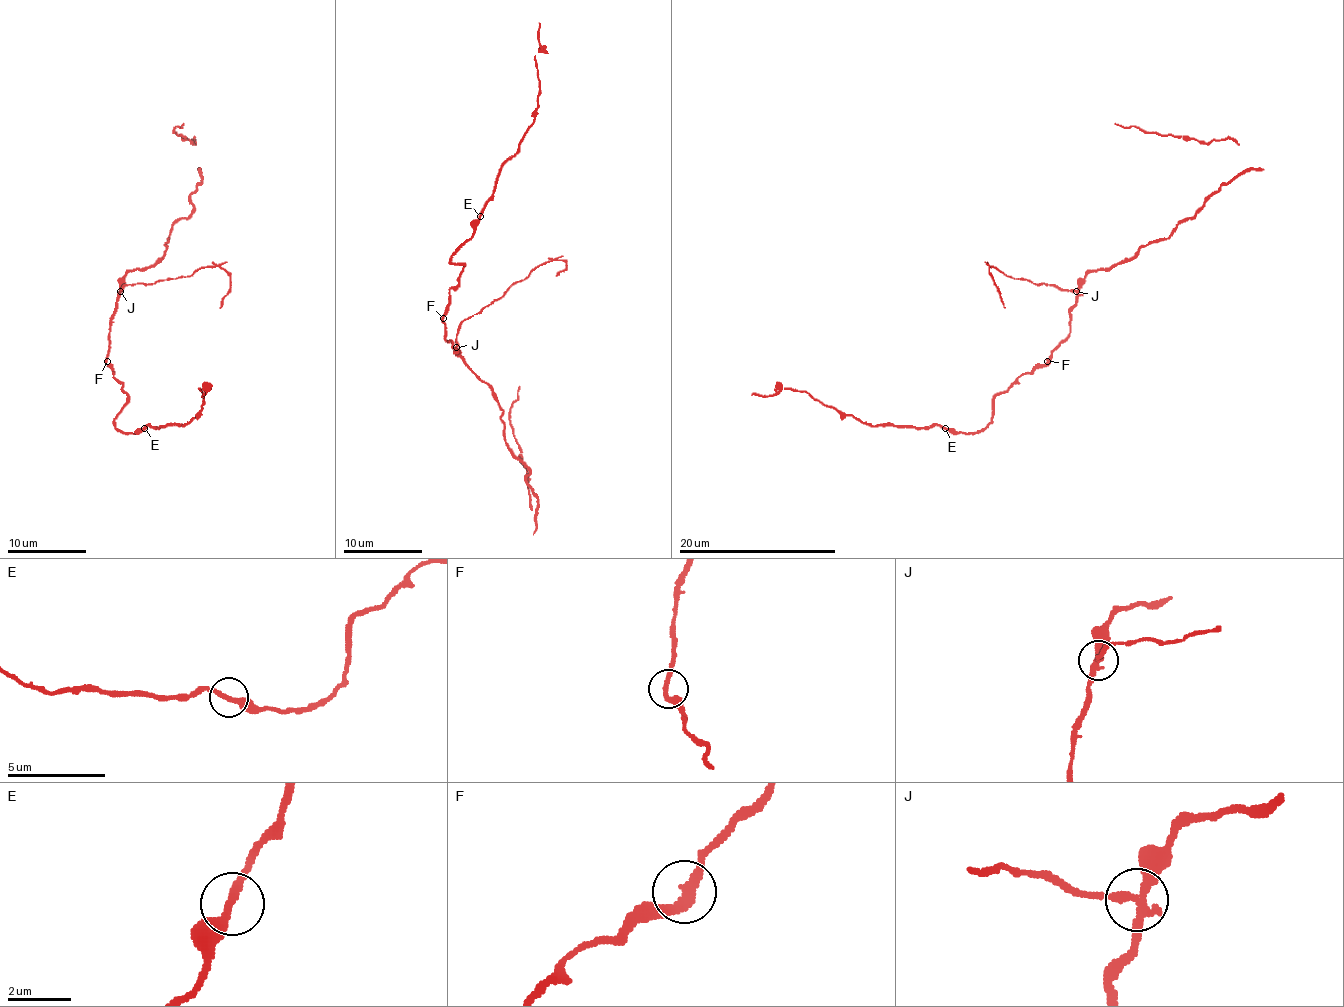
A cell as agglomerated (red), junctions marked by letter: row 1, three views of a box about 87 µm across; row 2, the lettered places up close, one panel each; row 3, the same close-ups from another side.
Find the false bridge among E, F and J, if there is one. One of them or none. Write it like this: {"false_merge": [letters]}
{"false_merge": ["J"]}

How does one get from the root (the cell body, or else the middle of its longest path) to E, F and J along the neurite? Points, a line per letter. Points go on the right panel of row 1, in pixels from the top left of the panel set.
E: (1071, 321), (1069, 335), (1043, 365), (1022, 373), (994, 396), (994, 414), (984, 428), (967, 434), (945, 428)
F: (1071, 321), (1069, 335), (1047, 361)
J: (1071, 321), (1071, 308), (1077, 292)

